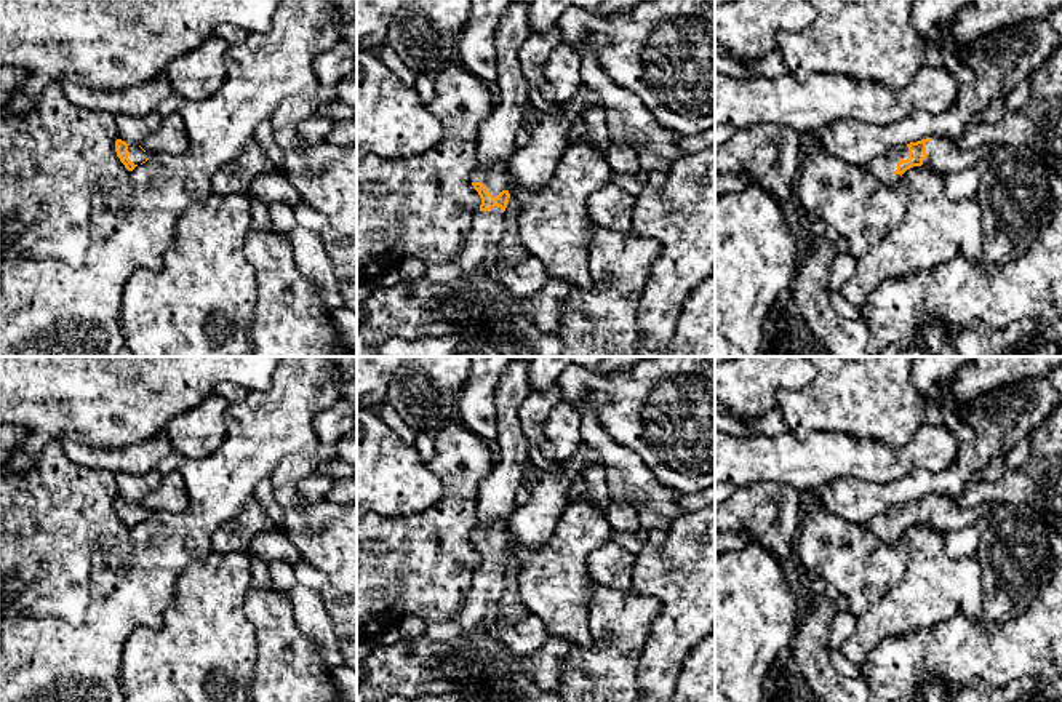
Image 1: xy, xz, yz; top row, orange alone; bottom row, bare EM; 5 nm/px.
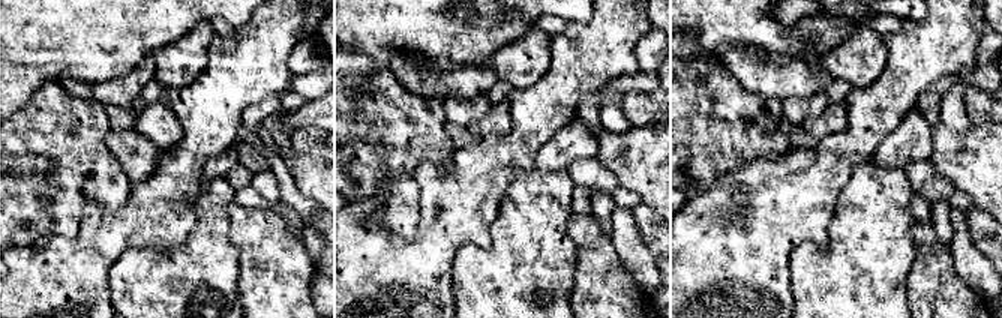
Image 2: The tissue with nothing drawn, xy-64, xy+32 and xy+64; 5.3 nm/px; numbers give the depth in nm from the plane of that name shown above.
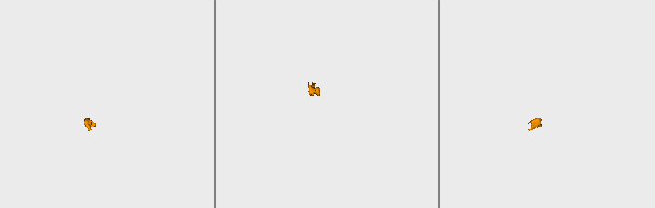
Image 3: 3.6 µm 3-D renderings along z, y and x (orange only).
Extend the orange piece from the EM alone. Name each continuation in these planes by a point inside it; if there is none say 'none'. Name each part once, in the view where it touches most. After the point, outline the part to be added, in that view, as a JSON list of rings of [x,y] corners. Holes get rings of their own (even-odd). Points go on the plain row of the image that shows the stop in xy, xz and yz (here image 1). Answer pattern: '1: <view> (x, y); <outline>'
1: yz (944, 514); [[[931,494],[929,497],[926,501],[928,515],[923,518],[923,523],[945,534],[976,525],[982,515],[979,509],[961,507],[948,494]]]
2: yz (882, 525); [[[899,504],[894,505],[883,513],[873,517],[865,528],[880,537],[886,544],[896,544],[900,539],[900,532],[896,532],[894,529],[897,528],[899,518],[908,517],[908,505],[907,504]]]

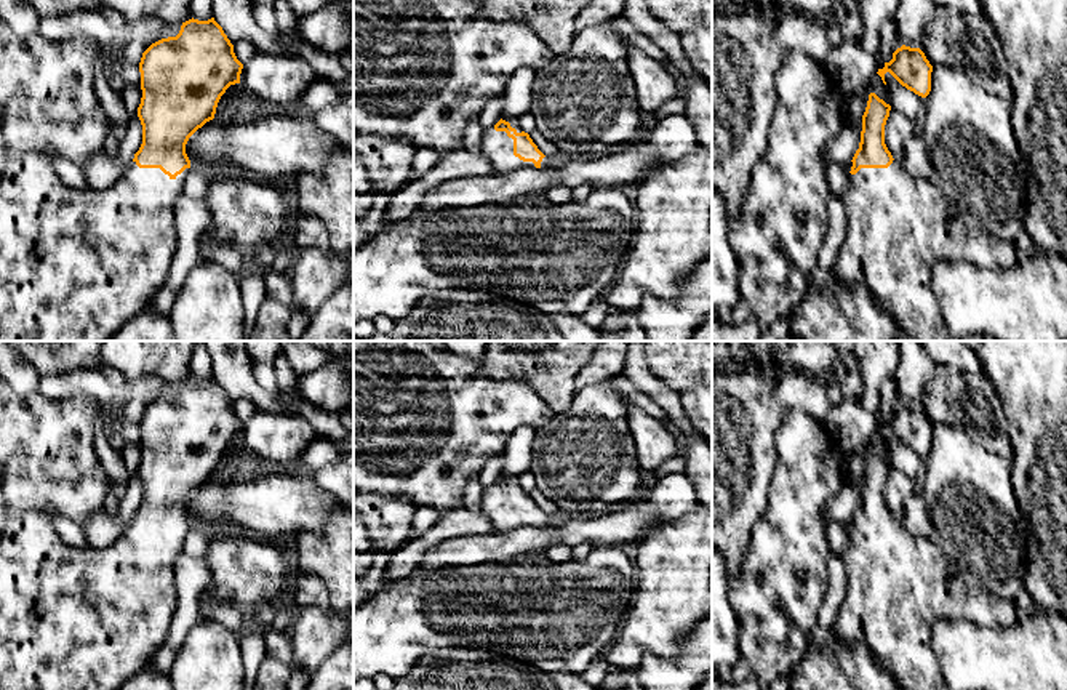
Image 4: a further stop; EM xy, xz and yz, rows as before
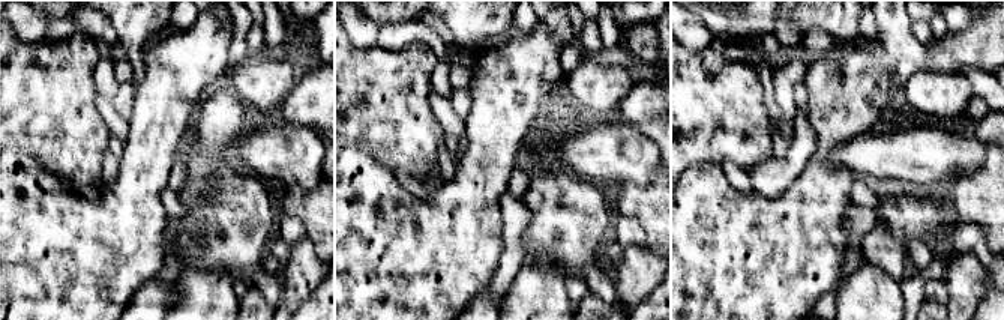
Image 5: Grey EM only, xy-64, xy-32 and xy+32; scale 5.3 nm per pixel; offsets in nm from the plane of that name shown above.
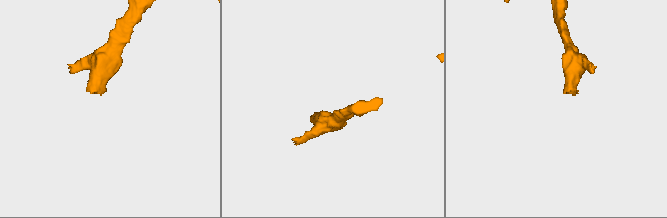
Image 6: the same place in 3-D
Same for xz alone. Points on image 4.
1: xz (496, 505); [[[494,485],[483,490],[482,511],[491,524],[493,533],[507,533],[522,527],[534,527],[533,520],[523,520],[514,514],[514,498]]]

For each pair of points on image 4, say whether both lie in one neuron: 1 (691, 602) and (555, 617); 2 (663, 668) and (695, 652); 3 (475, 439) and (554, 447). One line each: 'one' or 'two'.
1: two
2: one
3: two

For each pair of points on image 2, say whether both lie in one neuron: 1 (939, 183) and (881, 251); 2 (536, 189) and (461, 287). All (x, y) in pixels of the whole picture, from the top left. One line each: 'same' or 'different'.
1: different
2: same

